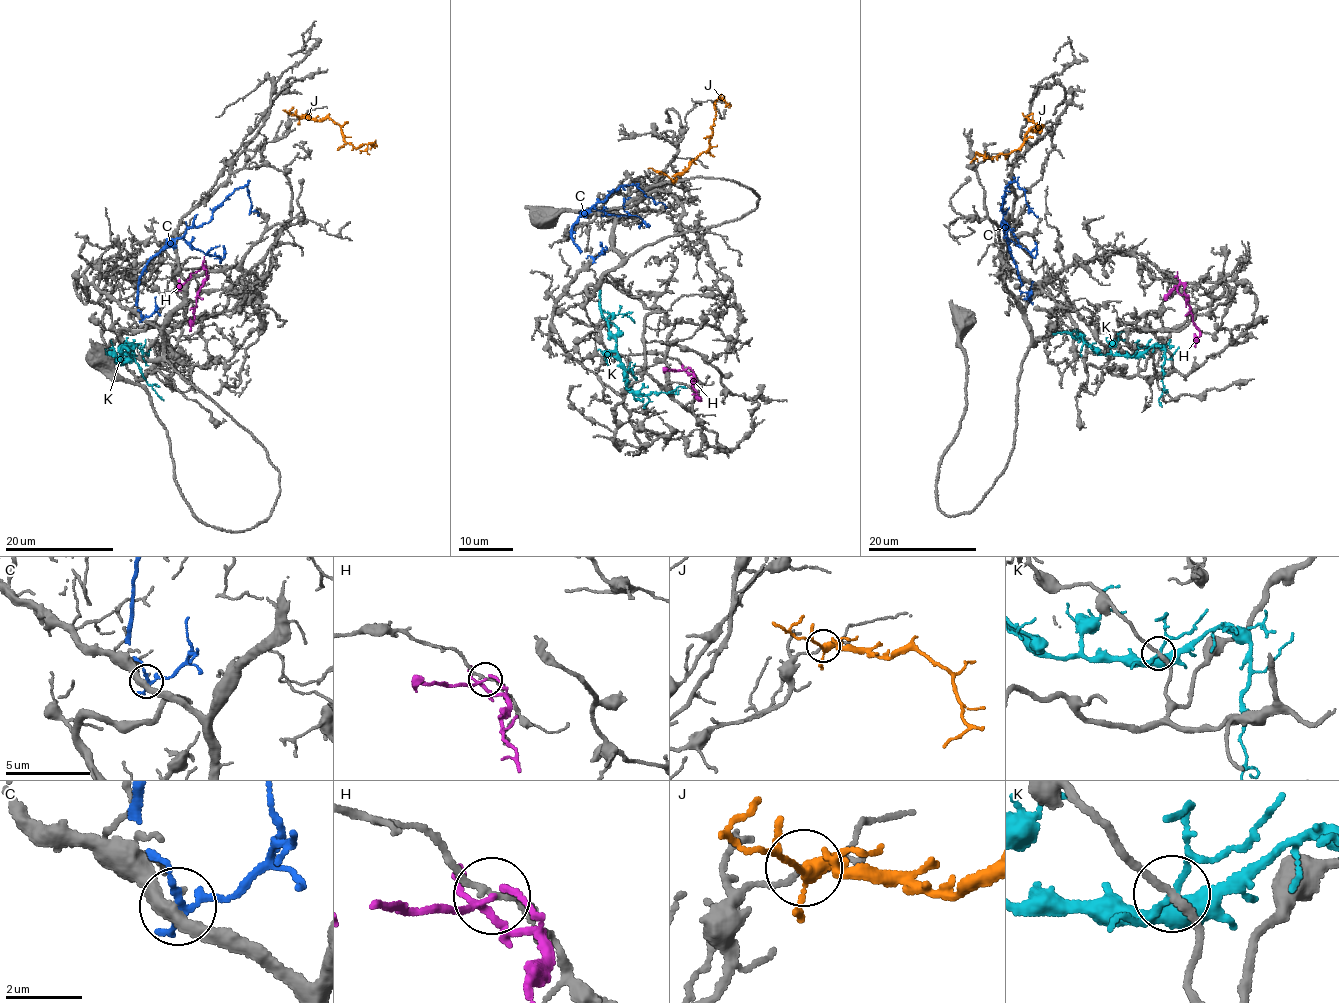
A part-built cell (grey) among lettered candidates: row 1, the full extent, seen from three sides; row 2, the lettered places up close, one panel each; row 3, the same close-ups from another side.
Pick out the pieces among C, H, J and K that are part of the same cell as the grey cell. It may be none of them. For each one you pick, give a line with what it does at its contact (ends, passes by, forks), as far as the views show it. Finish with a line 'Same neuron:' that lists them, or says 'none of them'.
K: It forks there
Same neuron: K

